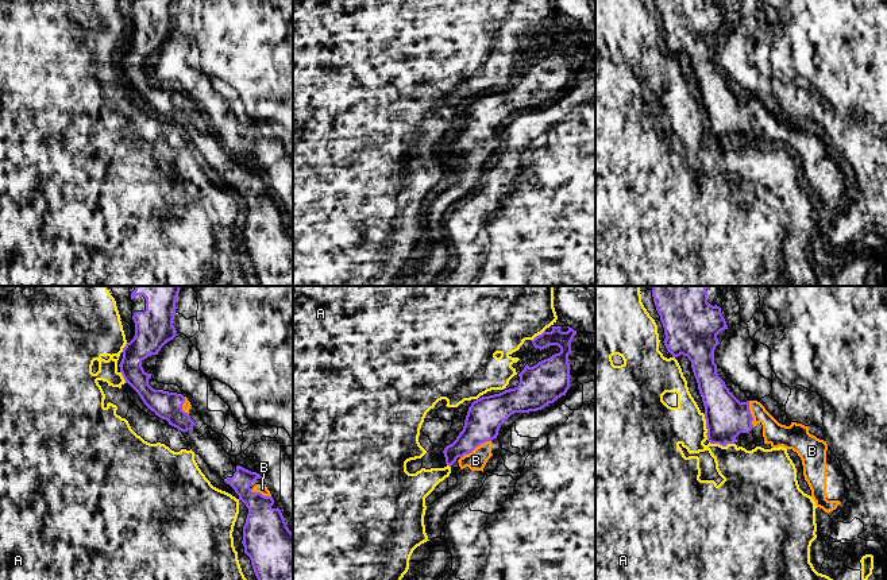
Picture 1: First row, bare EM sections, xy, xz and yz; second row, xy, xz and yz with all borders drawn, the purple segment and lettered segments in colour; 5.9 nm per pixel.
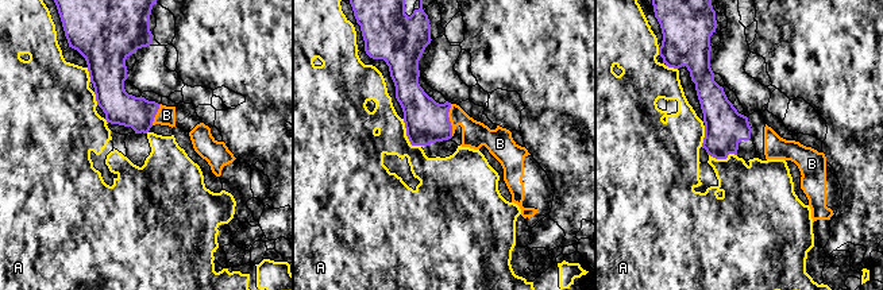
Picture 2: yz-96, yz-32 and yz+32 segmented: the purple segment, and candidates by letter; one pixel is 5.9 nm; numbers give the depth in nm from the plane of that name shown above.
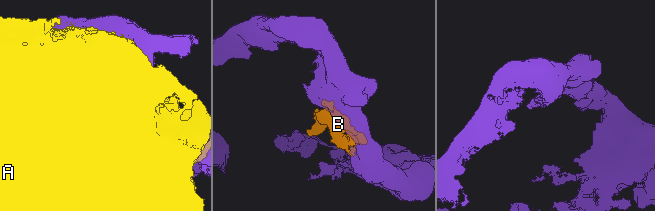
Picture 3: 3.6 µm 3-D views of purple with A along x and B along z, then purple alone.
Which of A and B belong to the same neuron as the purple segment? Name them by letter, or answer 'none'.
B

